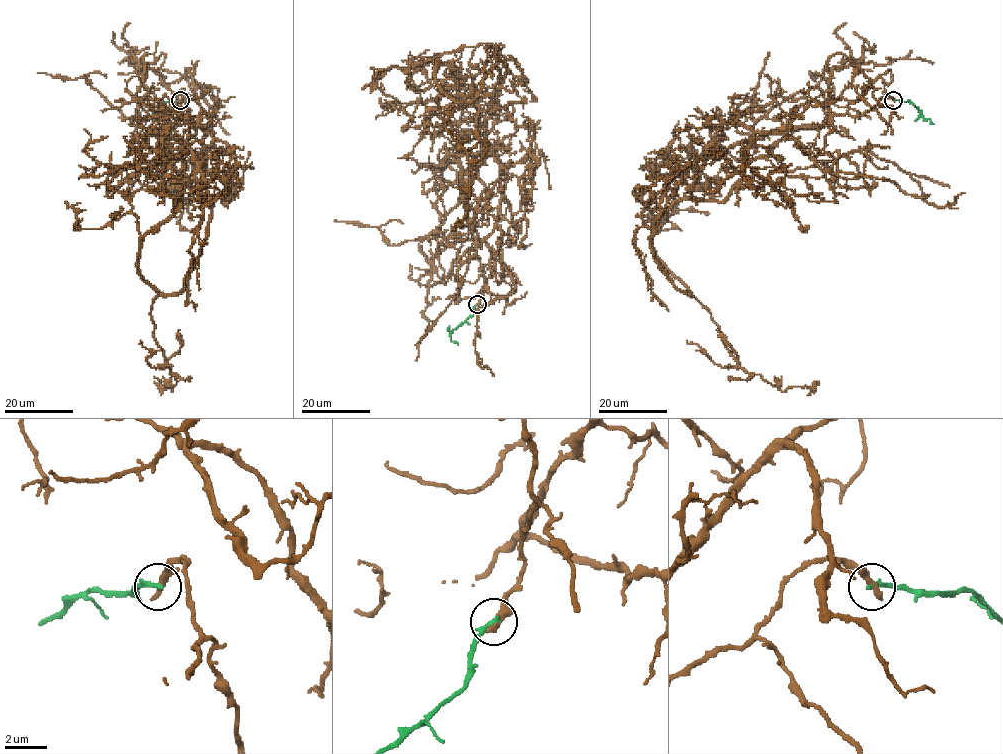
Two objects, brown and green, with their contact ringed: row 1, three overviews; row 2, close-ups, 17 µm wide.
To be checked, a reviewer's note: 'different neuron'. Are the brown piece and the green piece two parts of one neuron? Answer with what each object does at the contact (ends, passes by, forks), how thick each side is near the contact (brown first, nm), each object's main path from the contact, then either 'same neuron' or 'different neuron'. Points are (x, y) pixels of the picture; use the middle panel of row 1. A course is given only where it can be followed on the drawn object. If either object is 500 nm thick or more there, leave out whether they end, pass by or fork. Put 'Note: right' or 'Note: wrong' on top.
Note: right
brown ends | green ends | 440/240 nm | brown via (477, 305), (484, 275), (458, 147), (493, 108), (502, 62), (450, 110), (473, 174), (466, 216), (450, 228) | green via (477, 304), (474, 313), (450, 334), (457, 344) | different neuron

